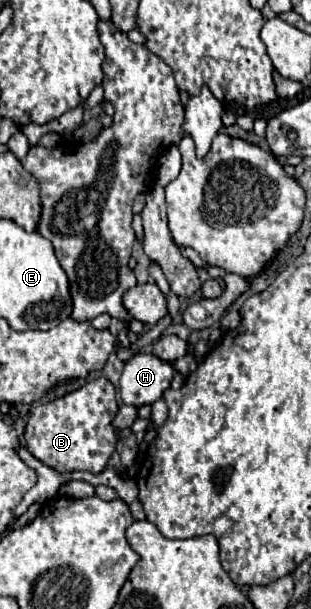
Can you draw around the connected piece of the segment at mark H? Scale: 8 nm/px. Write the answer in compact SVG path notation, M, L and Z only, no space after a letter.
M135 354L121 374L119 392L123 404L143 406L153 404L163 396L173 380L175 368L153 354Z

